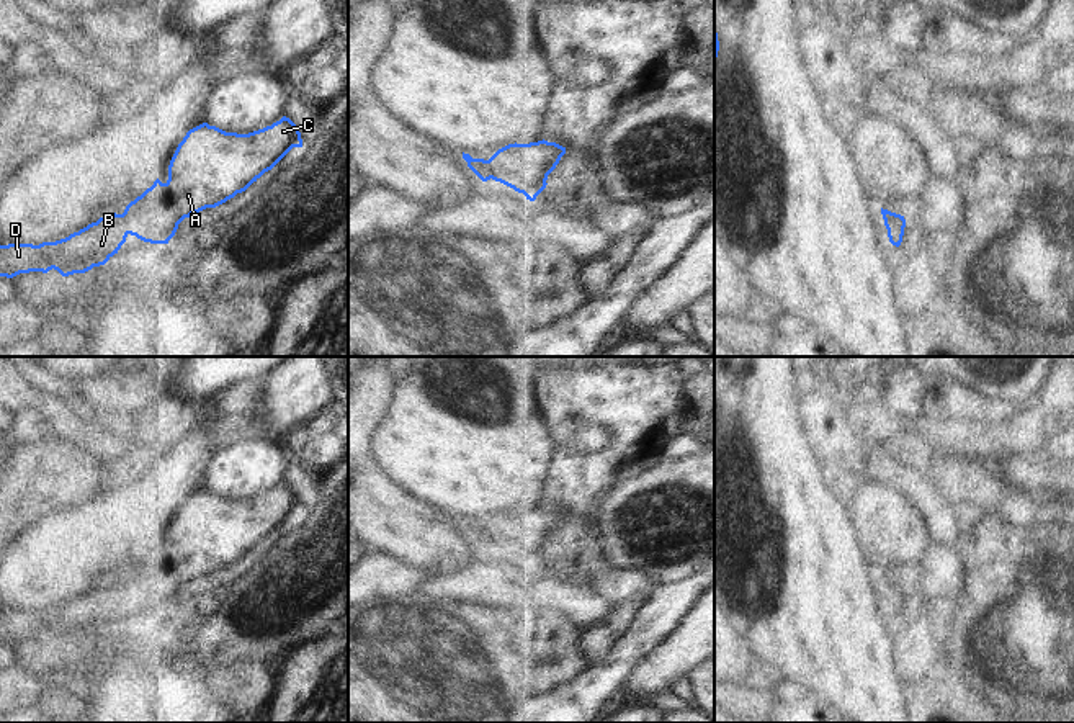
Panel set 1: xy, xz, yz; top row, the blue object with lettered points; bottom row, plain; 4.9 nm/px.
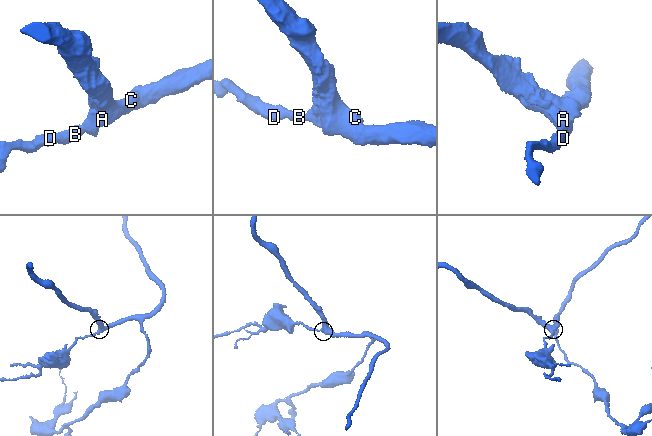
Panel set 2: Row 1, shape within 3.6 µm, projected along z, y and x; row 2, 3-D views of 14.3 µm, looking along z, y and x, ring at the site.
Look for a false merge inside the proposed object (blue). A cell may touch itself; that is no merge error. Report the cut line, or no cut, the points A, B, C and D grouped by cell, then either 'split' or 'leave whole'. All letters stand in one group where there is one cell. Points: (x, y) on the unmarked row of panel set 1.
no cut | A B C D | leave whole

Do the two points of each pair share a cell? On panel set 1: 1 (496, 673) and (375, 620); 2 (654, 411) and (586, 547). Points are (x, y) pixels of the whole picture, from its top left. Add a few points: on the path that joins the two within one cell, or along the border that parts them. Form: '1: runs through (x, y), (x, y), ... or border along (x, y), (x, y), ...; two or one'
1: runs through (466, 668), (420, 664), (404, 650); one
2: runs through (631, 445), (586, 491), (586, 512); one

